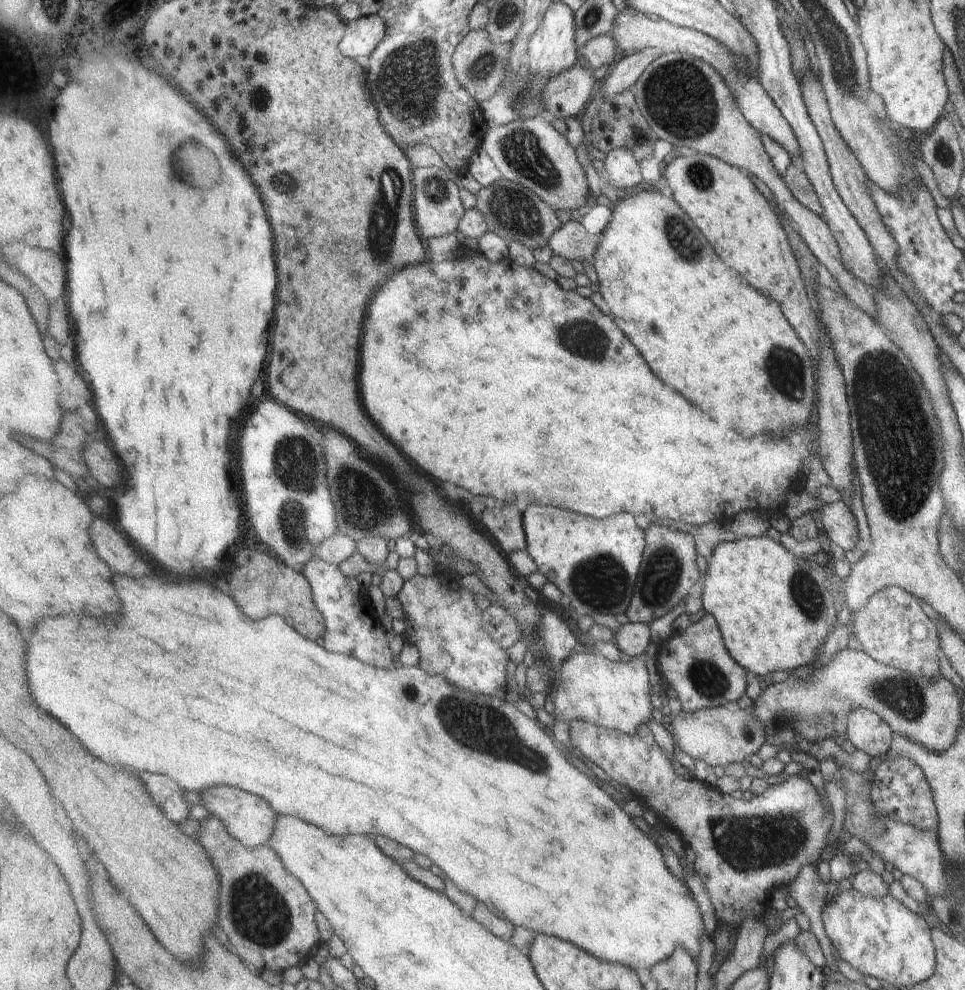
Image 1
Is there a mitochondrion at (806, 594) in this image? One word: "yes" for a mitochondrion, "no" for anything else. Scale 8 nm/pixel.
yes

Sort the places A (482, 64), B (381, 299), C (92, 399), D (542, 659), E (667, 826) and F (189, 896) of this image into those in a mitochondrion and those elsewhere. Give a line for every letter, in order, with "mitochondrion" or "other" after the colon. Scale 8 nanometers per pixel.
A: mitochondrion
B: other
C: other
D: other
E: other
F: other

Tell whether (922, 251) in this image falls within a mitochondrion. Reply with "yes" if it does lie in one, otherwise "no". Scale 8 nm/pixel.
no

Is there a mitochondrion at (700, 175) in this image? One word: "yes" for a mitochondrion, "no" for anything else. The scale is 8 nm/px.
yes

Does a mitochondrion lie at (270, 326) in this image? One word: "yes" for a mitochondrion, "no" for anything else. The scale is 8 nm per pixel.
no

